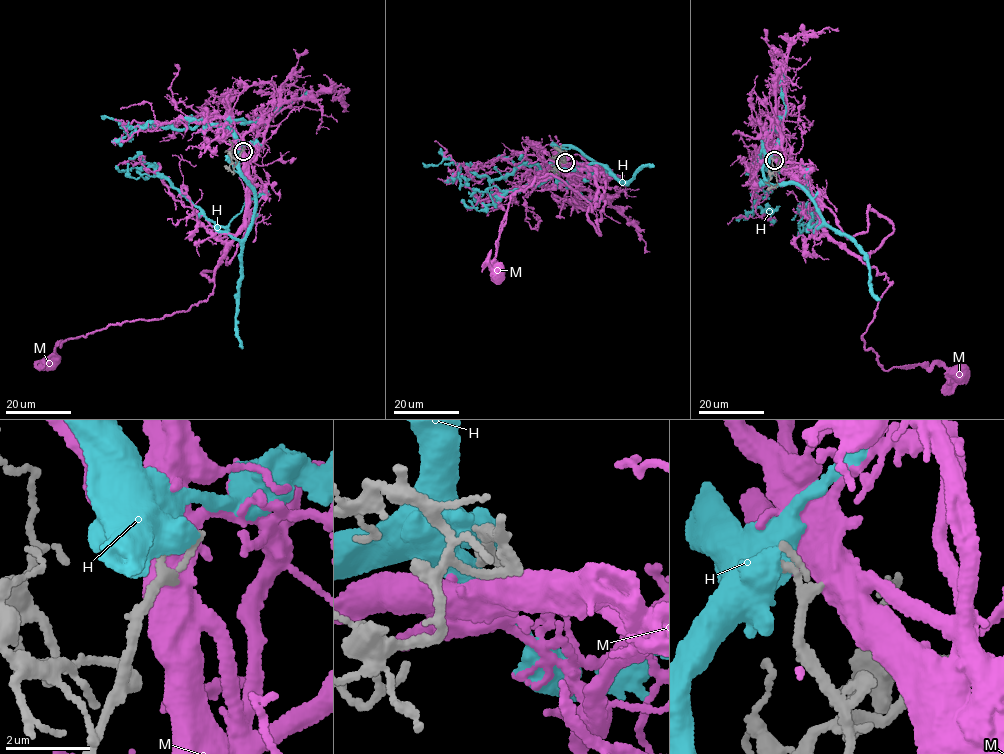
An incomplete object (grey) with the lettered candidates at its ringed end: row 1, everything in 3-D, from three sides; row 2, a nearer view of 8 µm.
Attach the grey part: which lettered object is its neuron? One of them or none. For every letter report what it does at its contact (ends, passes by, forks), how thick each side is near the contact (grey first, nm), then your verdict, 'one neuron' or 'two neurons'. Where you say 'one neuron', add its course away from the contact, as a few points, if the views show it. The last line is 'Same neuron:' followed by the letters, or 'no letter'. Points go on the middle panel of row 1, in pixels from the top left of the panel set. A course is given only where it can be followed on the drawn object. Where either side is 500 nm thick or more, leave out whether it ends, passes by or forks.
H: 90 nm thick on the grey side, 950 nm on the other; two neurons
M: 160 nm thick on the grey side, 550 nm on the other; one neuron; it runs (566, 162), (600, 167), (600, 203), (591, 208), (555, 176), (535, 177), (510, 196), (498, 274)
Same neuron: M

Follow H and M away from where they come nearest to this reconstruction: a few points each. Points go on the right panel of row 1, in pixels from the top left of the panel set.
H: (770, 158), (764, 179), (800, 187), (819, 213), (815, 230), (805, 205), (813, 215), (802, 232)
M: (774, 160), (816, 205), (827, 233), (887, 278), (861, 337), (865, 349), (884, 369), (935, 364), (959, 372)

